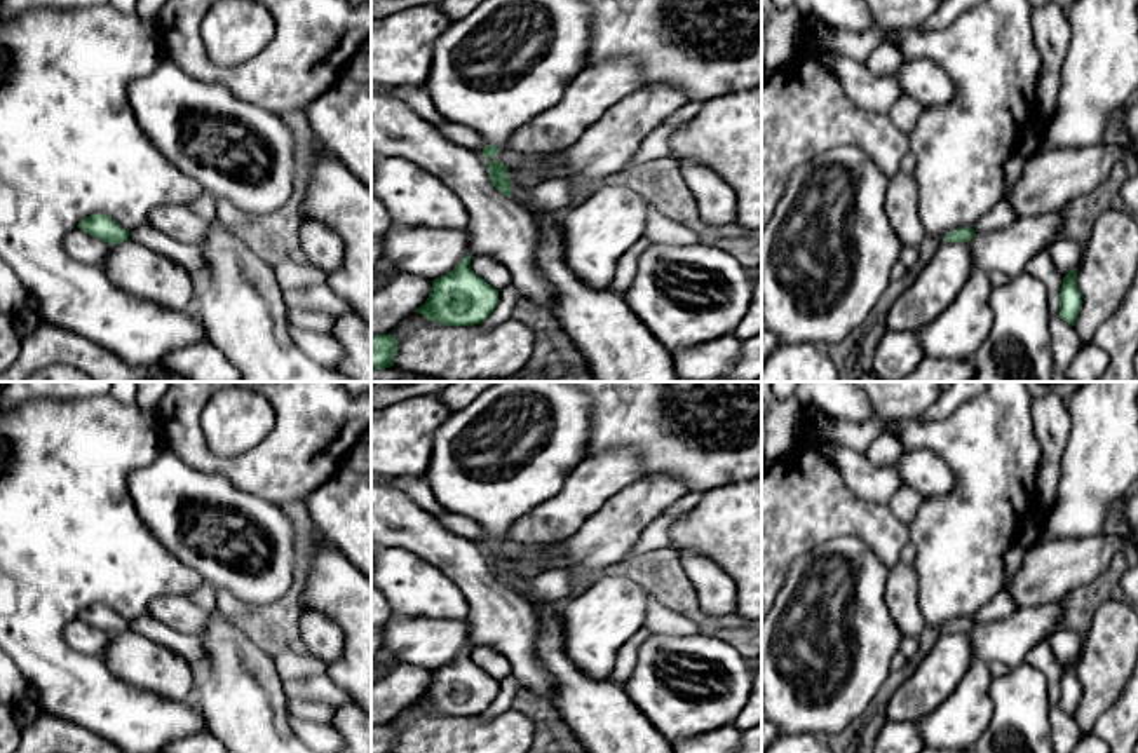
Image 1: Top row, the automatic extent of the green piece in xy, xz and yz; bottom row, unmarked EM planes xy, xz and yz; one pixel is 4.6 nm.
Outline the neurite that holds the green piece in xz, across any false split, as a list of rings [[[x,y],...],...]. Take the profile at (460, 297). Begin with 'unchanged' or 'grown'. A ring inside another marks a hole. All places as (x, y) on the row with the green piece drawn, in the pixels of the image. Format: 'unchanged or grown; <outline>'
unchanged; [[[472,253],[434,279],[427,302],[415,312],[446,326],[481,324],[495,310],[498,289],[472,270],[471,258]]]

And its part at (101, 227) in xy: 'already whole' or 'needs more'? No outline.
already whole

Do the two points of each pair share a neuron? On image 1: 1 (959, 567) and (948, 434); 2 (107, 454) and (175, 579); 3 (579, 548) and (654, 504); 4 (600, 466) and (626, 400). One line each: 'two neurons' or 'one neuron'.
1: one neuron
2: one neuron
3: one neuron
4: two neurons

